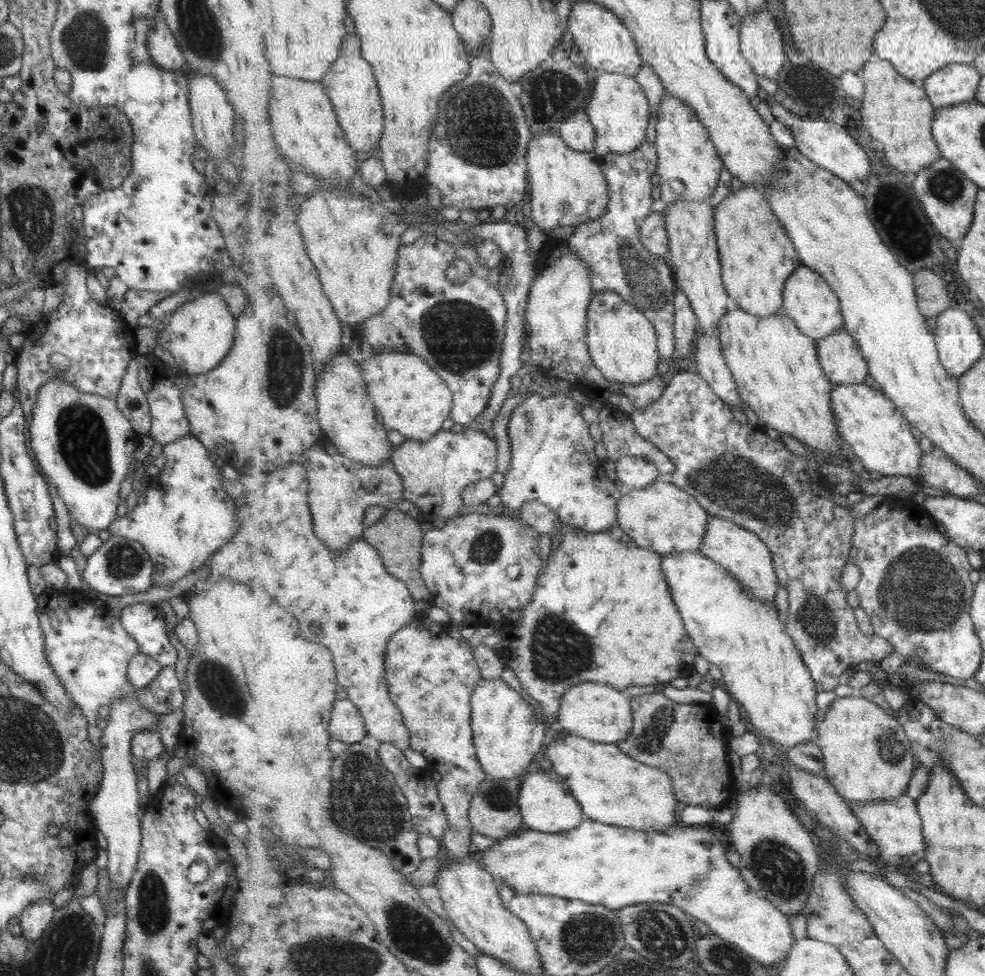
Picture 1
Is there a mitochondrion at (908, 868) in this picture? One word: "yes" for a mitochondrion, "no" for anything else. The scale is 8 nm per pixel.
no

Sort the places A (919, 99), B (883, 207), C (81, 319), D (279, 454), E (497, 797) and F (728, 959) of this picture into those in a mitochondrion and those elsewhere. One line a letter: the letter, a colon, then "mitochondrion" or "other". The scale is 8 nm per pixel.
A: other
B: other
C: other
D: other
E: mitochondrion
F: mitochondrion

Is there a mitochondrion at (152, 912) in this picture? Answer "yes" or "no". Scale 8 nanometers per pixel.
yes

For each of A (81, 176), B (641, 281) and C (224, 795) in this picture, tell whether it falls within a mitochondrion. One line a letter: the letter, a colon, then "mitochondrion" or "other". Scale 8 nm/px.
A: other
B: mitochondrion
C: other

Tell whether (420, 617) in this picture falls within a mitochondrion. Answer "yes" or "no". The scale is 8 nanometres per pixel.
no

